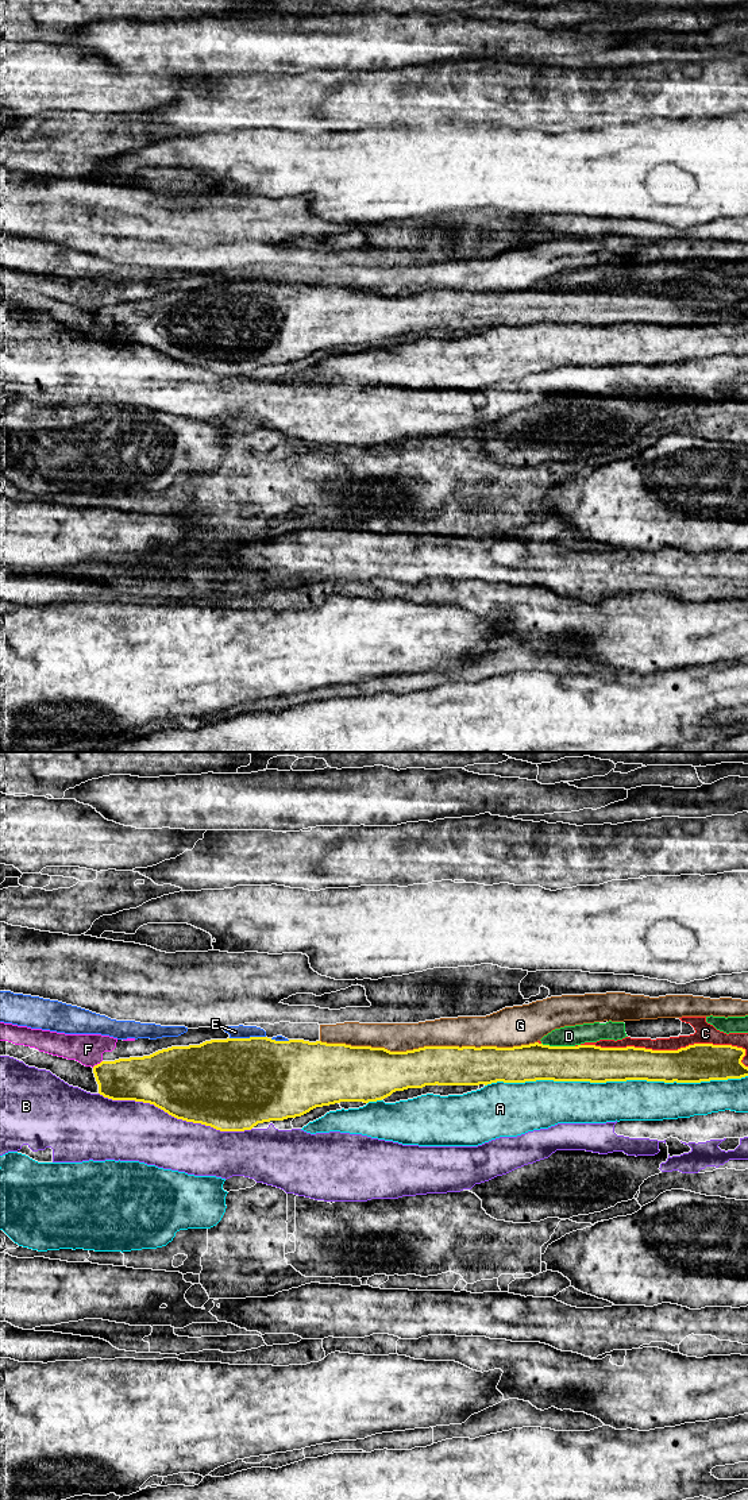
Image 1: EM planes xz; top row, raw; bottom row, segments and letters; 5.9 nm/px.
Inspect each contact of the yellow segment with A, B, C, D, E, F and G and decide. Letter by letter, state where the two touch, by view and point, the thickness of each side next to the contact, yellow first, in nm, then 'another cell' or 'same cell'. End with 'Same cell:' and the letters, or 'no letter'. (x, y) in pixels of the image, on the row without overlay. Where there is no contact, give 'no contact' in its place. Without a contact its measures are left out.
A: contact xz (616, 324); calibres 220 and 260 nm; another cell
B: contact xz (176, 361); calibres 460 and 360 nm; another cell
C: contact xz (671, 295); calibres 220 and 130 nm; another cell
D: contact xz (558, 290); calibres 220 and 130 nm; another cell
E: contact xz (247, 282); calibres 500 and 80 nm; another cell
F: contact xz (97, 308); calibres 260 and 180 nm; another cell
G: contact xz (428, 290); calibres 240 and 180 nm; another cell
Same cell: no letter

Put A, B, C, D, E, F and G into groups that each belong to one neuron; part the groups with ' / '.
A / B / C / D F / E G

